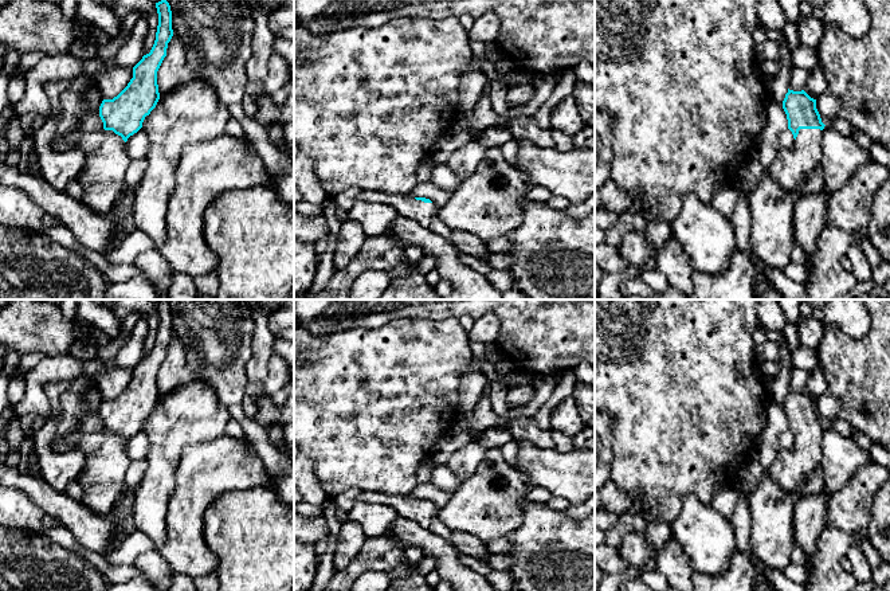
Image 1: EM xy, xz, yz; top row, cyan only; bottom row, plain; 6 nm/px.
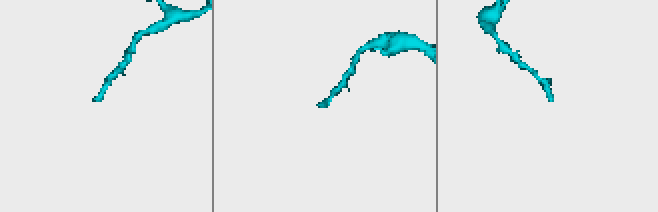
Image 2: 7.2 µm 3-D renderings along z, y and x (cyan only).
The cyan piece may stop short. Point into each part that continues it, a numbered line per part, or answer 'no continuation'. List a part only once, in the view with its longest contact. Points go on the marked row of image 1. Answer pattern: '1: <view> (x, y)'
1: yz (791, 168)

